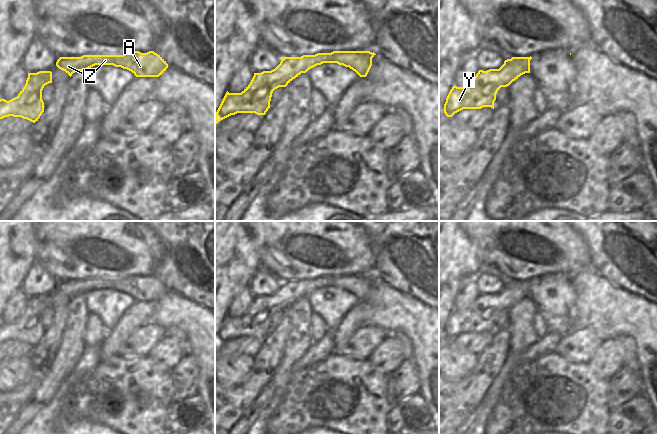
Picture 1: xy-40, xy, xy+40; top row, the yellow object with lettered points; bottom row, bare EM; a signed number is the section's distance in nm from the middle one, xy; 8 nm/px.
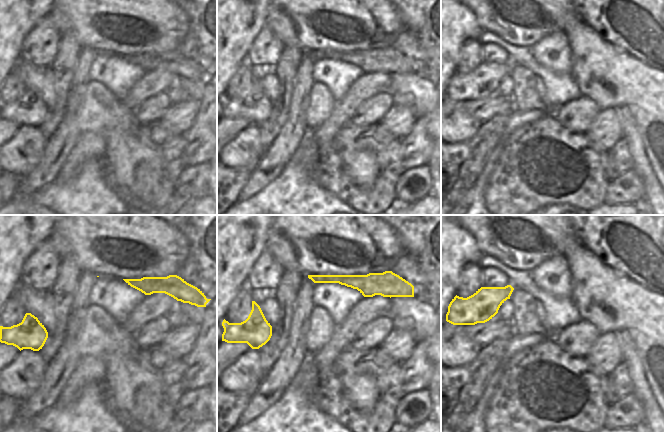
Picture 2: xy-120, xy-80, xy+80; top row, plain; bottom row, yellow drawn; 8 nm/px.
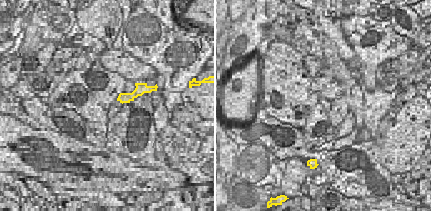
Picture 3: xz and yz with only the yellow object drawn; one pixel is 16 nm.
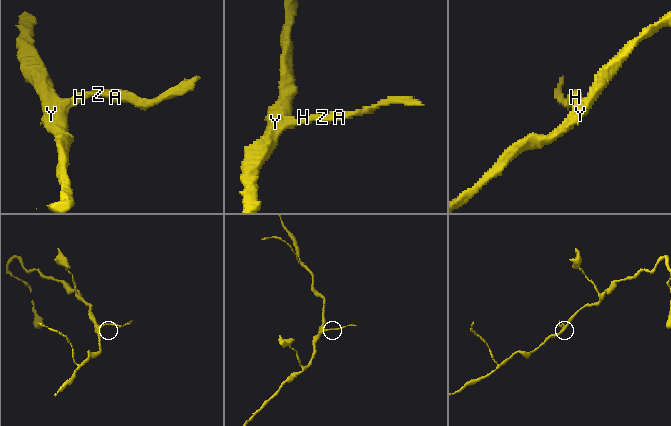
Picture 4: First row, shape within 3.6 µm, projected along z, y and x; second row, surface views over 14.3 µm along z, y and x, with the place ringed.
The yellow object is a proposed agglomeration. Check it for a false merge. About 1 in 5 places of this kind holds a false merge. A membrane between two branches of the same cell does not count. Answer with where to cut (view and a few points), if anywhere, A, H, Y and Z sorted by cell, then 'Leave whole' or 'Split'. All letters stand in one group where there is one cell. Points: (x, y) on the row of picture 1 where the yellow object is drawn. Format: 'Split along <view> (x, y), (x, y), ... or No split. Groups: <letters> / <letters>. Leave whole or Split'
No split. Groups: A H Y Z. Leave whole

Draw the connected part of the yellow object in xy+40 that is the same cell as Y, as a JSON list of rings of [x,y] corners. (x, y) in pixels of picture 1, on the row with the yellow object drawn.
[[[512,57],[504,61],[499,69],[479,70],[465,86],[453,86],[444,104],[444,113],[452,117],[463,109],[494,109],[496,94],[501,87],[509,86],[525,73],[530,73],[532,57]]]

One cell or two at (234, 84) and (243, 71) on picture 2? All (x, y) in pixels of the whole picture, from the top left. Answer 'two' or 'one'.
one

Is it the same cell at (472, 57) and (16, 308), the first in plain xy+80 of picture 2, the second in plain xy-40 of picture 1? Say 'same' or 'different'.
same

